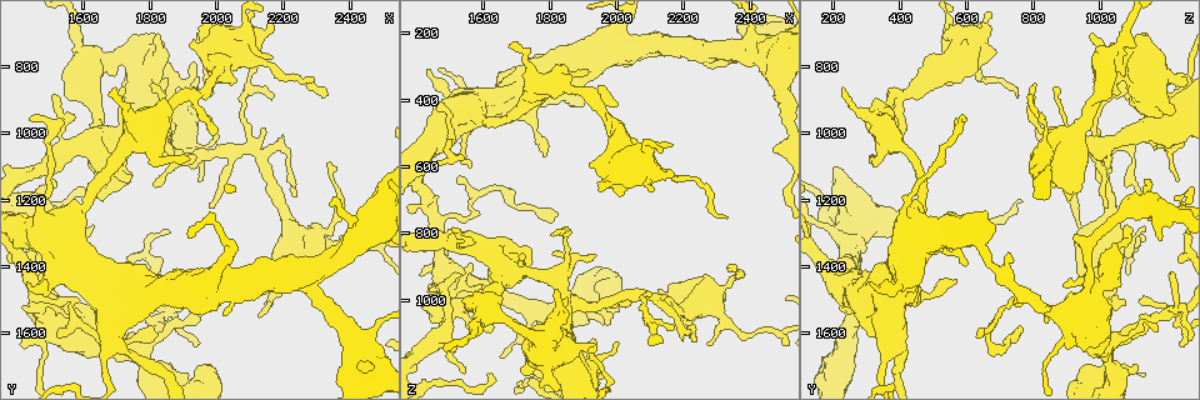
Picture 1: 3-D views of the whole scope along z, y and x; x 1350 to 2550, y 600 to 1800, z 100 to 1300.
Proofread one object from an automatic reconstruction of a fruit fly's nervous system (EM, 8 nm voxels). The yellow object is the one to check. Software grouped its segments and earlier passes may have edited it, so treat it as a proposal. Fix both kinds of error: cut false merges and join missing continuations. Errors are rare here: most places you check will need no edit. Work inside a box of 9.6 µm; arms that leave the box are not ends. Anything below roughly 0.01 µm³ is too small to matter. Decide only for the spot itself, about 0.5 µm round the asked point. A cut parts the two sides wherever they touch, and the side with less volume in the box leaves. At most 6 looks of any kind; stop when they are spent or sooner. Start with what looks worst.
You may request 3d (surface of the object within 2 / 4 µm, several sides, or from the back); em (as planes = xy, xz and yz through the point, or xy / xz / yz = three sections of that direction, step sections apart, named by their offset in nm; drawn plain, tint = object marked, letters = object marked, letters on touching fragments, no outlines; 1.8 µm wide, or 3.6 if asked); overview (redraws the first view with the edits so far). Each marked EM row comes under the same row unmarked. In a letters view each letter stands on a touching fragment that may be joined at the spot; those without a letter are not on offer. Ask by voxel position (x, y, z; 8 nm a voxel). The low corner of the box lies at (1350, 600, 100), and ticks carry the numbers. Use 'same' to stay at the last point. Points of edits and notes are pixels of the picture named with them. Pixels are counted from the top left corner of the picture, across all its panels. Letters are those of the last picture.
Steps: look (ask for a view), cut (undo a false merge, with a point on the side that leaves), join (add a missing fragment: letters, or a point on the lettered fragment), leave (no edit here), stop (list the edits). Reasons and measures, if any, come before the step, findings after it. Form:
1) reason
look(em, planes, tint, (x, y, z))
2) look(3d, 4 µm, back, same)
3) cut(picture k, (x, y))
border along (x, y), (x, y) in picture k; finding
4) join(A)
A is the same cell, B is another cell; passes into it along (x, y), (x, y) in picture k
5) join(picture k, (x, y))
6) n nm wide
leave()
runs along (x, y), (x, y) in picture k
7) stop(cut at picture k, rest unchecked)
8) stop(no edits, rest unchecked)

thick turns thin
look(em, planes, tint, (1840, 1530, 1210))

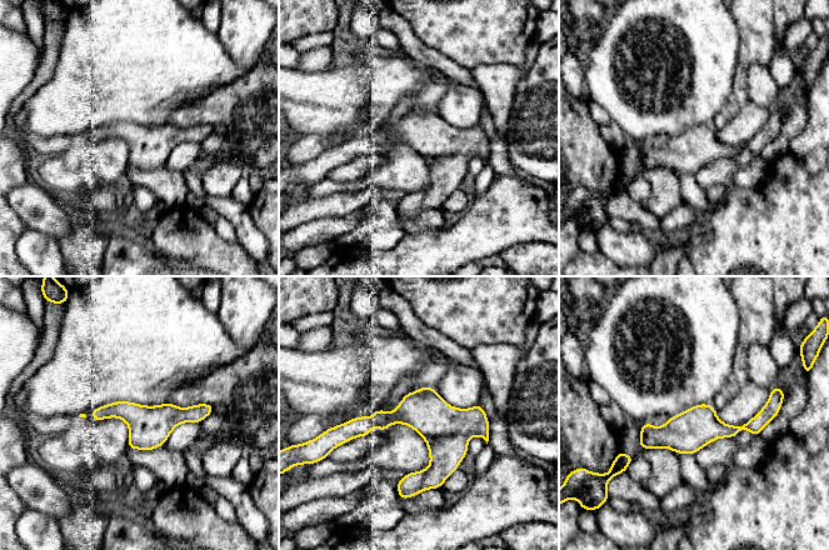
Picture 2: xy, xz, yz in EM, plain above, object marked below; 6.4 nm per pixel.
look(em, planes, letters, same)

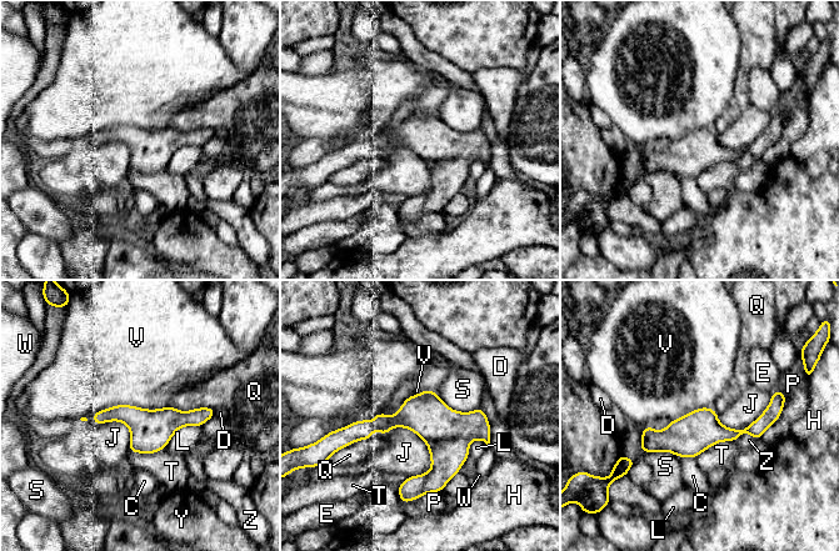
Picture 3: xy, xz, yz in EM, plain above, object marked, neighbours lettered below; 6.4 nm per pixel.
leave()
C, D, E, H, J, L, P, Q, S, T, V, W, Y and Z are other cells; runs along (775, 414), (737, 434), (643, 446) in picture 3; one cell here

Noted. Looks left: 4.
sharp bend
look(em, 3.6 µm, planes, letters, (2480, 1270, 290))

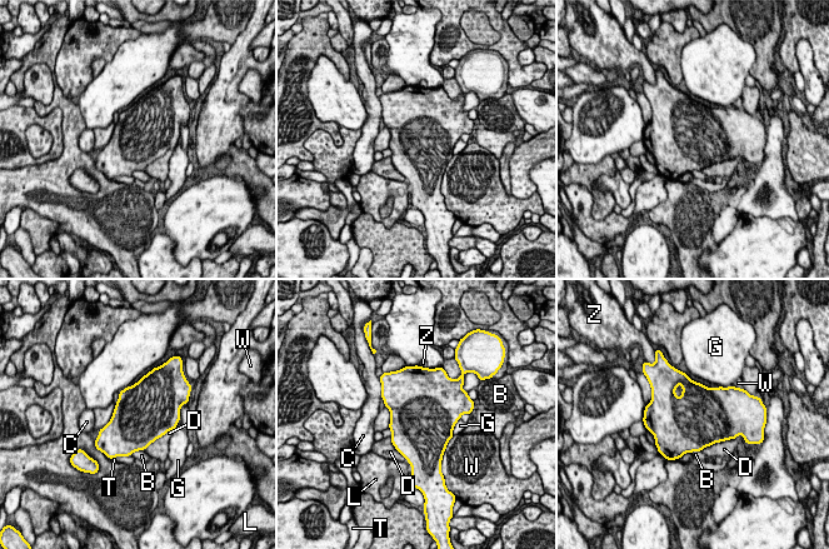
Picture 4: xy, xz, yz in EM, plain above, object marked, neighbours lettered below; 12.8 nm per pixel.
D touches over 480 nm
leave()
B, C, D, G, L, T, W and Z are other cells; one cell here

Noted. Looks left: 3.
an open end
look(em, xz, step 8, tint, (2150, 990, 990))

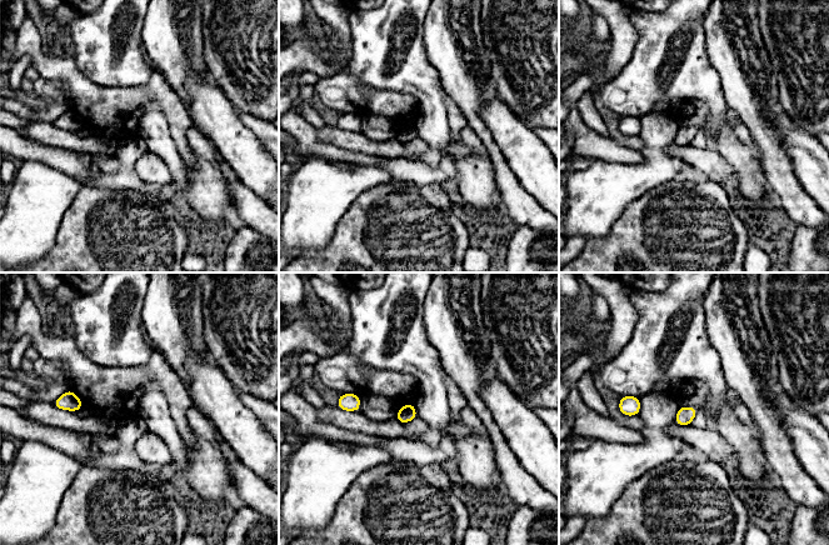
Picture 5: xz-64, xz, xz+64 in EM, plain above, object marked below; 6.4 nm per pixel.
cut it another way
look(em, planes, letters, same)

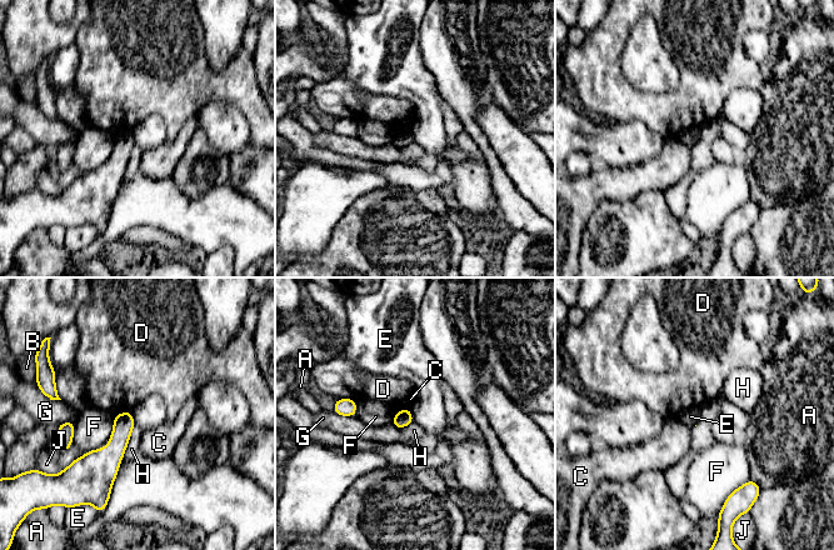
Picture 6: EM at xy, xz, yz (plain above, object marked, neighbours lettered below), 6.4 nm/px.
leave()
A, B, C, D, E, F, G, H and J are other cells; border along (336, 398), (353, 398), (355, 400) in picture 6; no lettered fragment goes on from it

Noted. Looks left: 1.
stop(no edits, rest unchecked)

